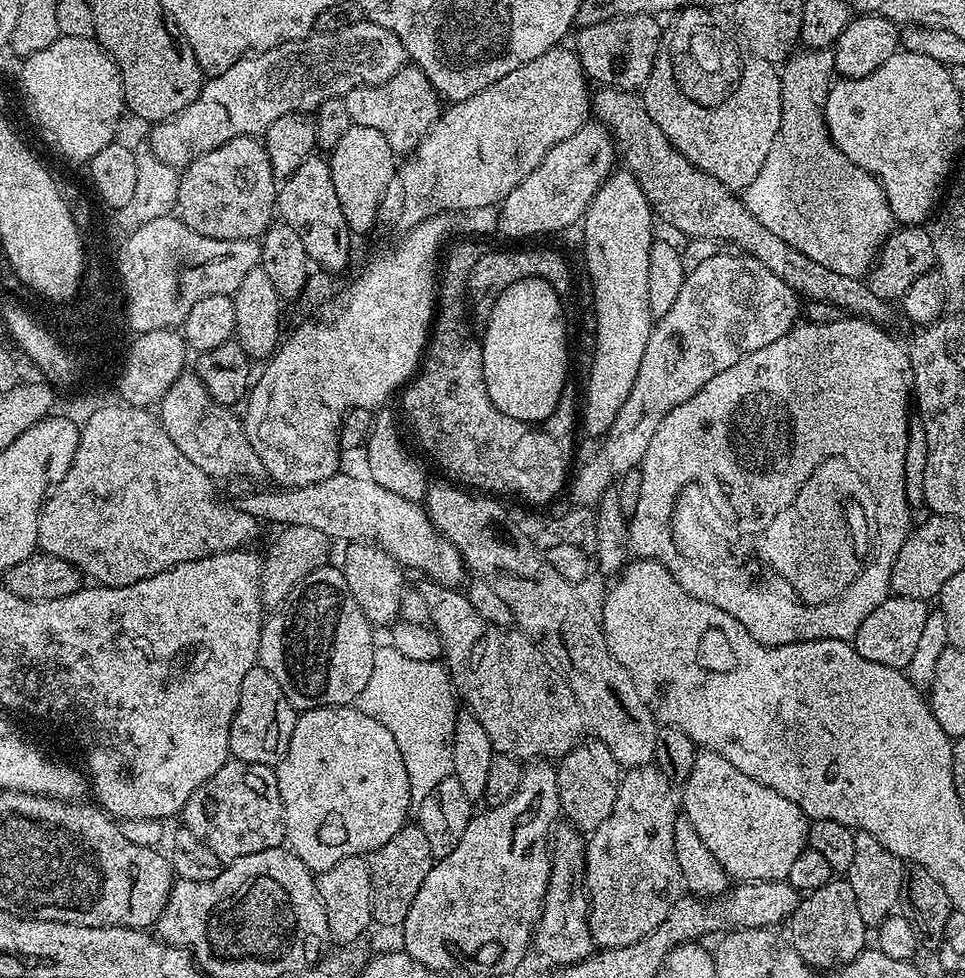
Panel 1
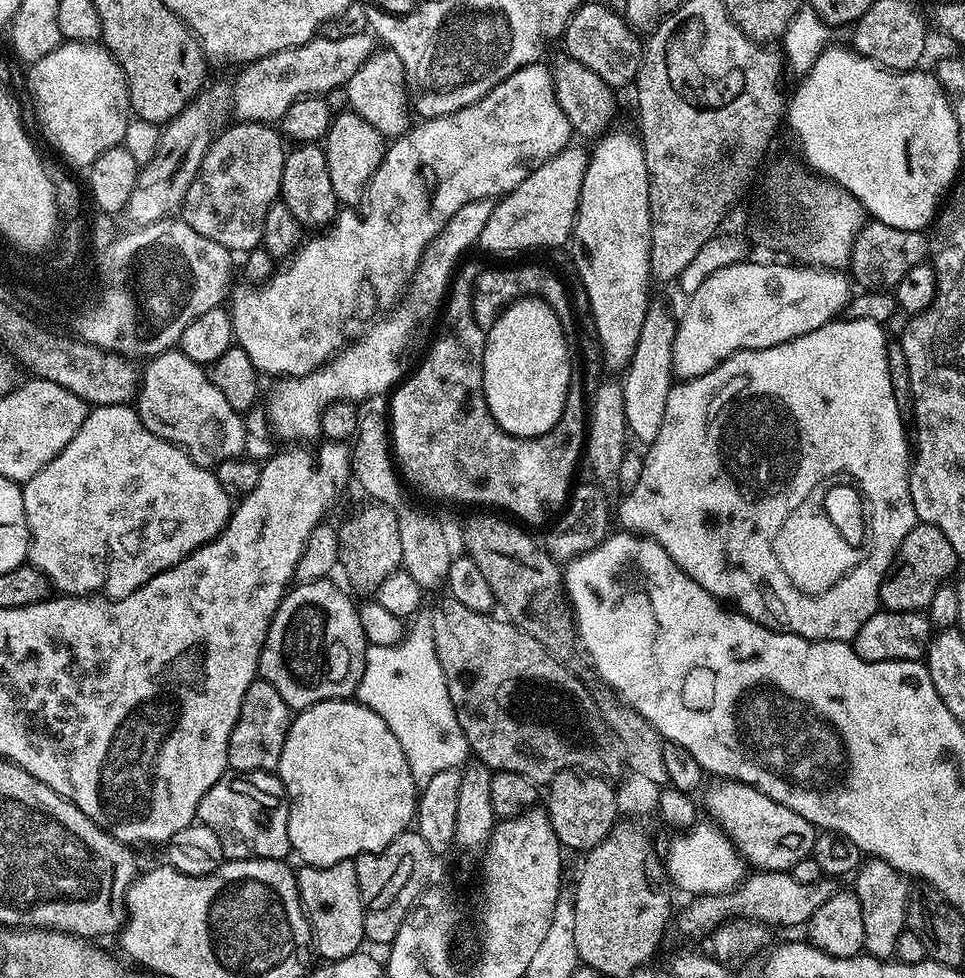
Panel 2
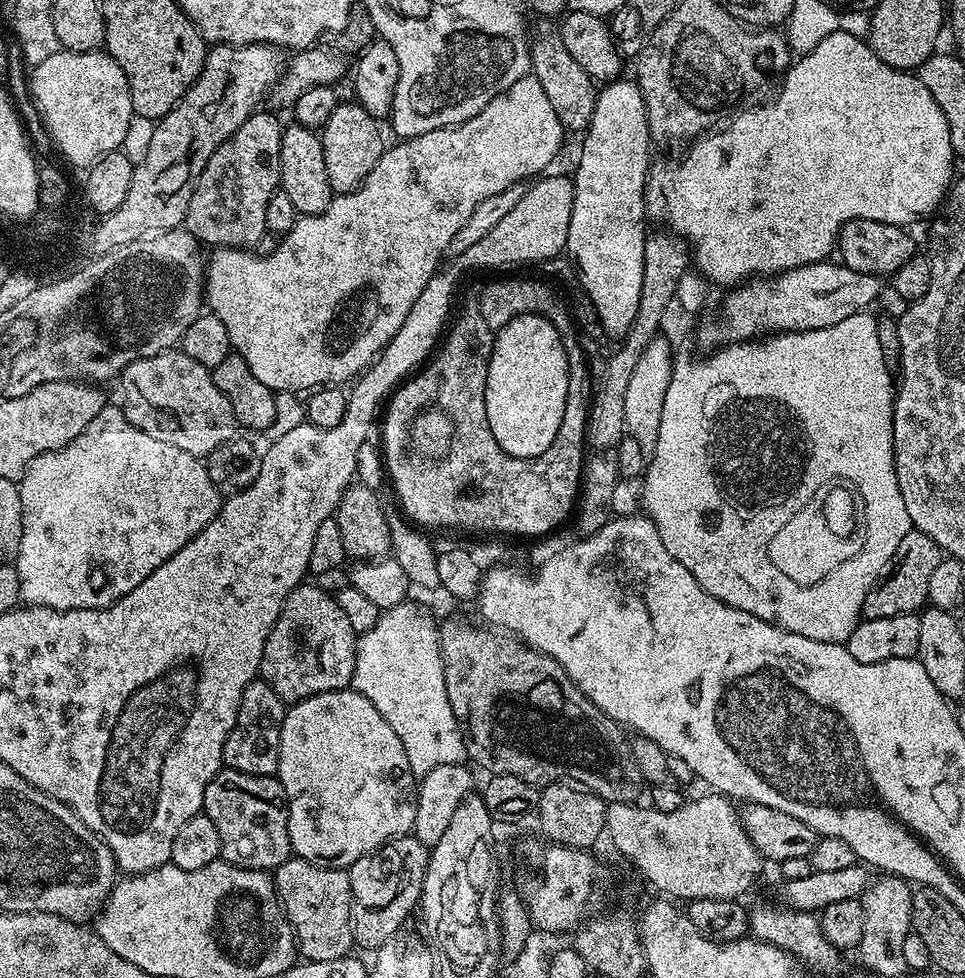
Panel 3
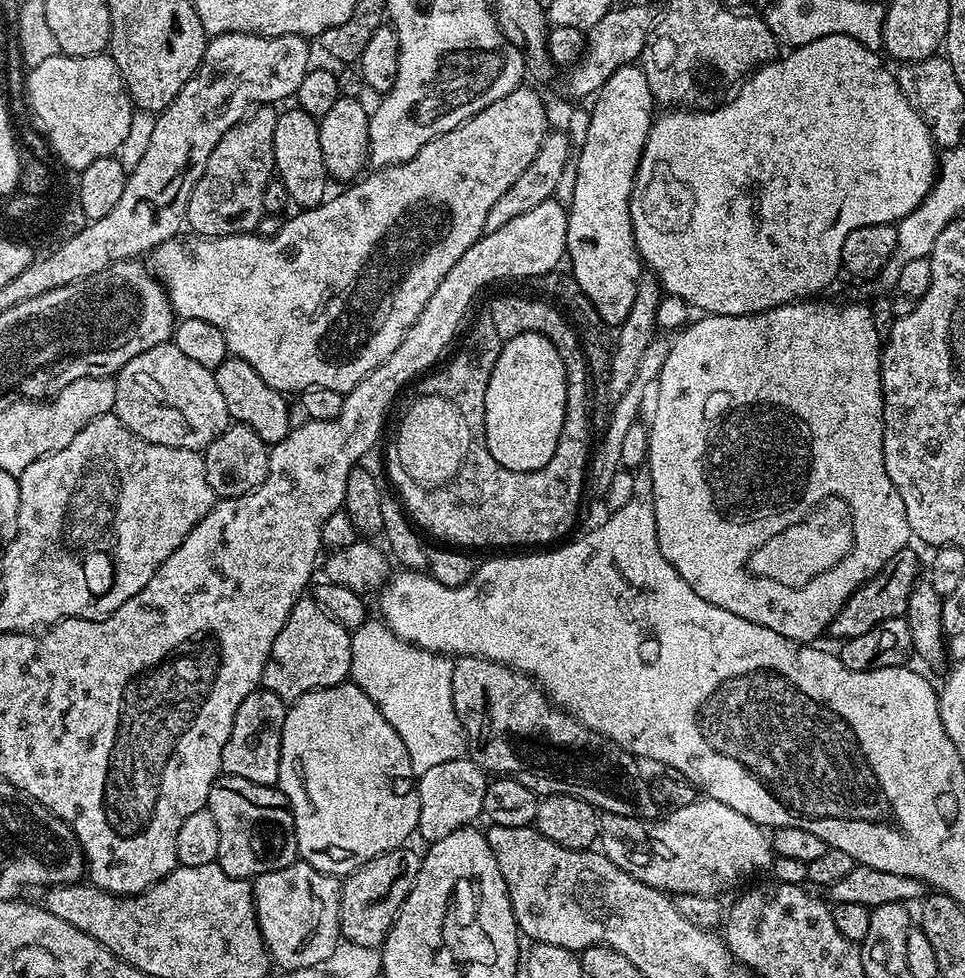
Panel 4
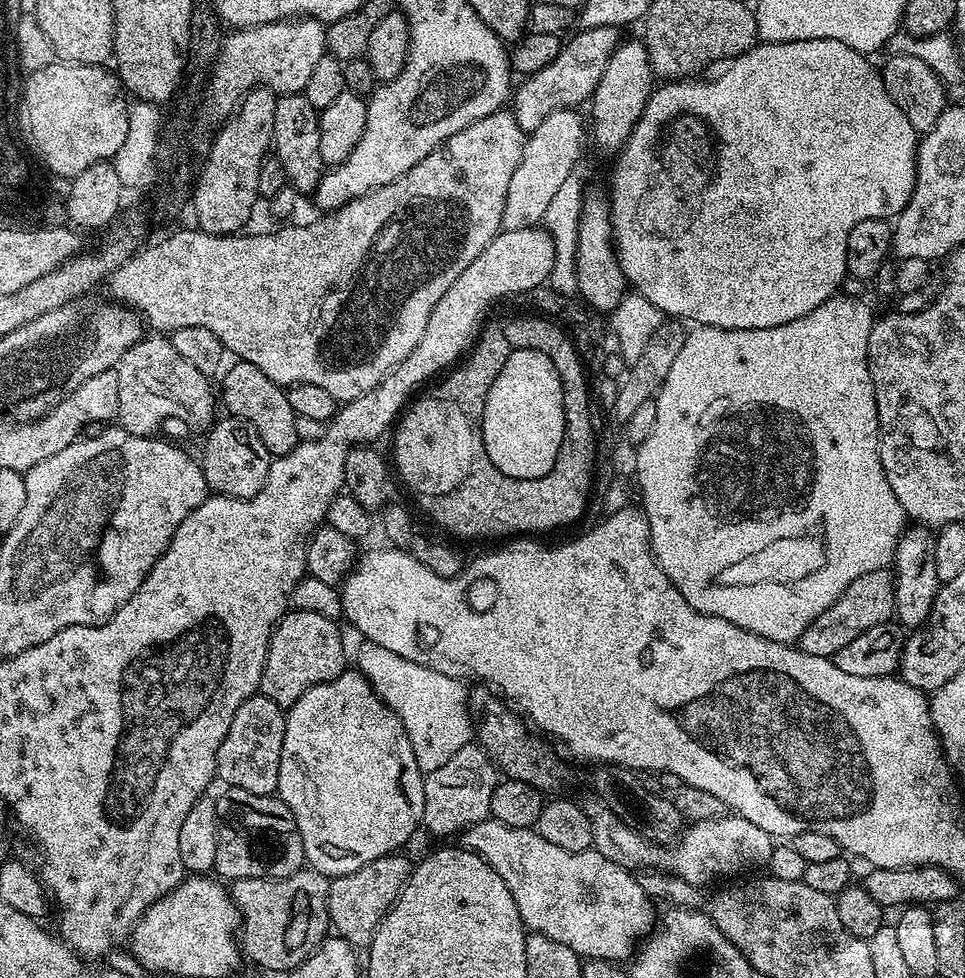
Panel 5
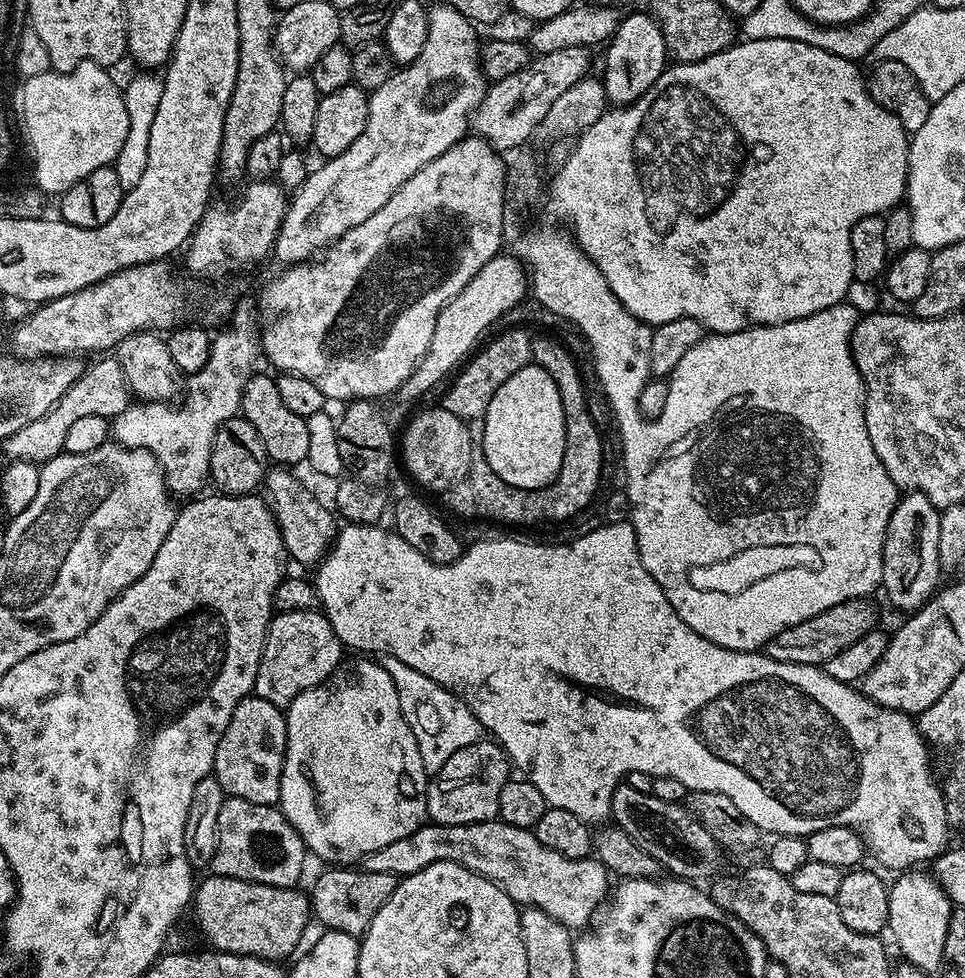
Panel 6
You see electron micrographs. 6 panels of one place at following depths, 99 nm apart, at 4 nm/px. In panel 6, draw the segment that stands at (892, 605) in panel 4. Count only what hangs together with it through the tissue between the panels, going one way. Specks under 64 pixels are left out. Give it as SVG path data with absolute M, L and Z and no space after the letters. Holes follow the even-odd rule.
M871 599L847 600L838 606L831 606L830 610L822 610L822 614L815 614L805 621L798 622L798 626L782 630L770 638L766 645L766 654L778 662L794 662L795 664L814 664L822 666L834 654L846 650L846 646L858 642L862 634L873 631L876 624L876 608Z

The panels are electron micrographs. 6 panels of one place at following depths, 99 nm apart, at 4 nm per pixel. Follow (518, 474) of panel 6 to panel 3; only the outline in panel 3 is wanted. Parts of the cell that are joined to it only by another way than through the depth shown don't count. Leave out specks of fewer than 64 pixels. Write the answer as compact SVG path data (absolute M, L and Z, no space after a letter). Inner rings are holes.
M544 316L514 318L495 337L486 374L486 418L506 454L515 460L532 460L554 442L558 426L562 426L570 362L558 330Z

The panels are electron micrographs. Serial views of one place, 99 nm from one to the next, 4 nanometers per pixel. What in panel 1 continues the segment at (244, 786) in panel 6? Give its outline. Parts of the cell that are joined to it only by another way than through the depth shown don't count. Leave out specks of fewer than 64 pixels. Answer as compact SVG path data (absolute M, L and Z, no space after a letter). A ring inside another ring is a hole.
M259 666L251 668L242 678L242 694L238 694L238 710L230 722L230 738L228 750L233 760L241 760L247 764L279 765L280 759L290 746L290 738L294 734L297 709L282 694L282 686L278 686L274 674Z

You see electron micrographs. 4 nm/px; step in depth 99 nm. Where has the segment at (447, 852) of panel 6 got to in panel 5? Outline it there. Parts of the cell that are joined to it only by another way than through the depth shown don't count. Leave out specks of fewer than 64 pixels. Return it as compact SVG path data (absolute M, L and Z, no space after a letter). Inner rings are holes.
M491 818L471 825L466 835L467 847L484 857L508 885L525 929L565 944L581 958L619 961L620 951L628 944L627 936L631 932L644 932L652 924L652 904L632 877L635 875L595 850L567 852L565 848L554 846L554 842L546 842L546 838L532 828L511 828Z

